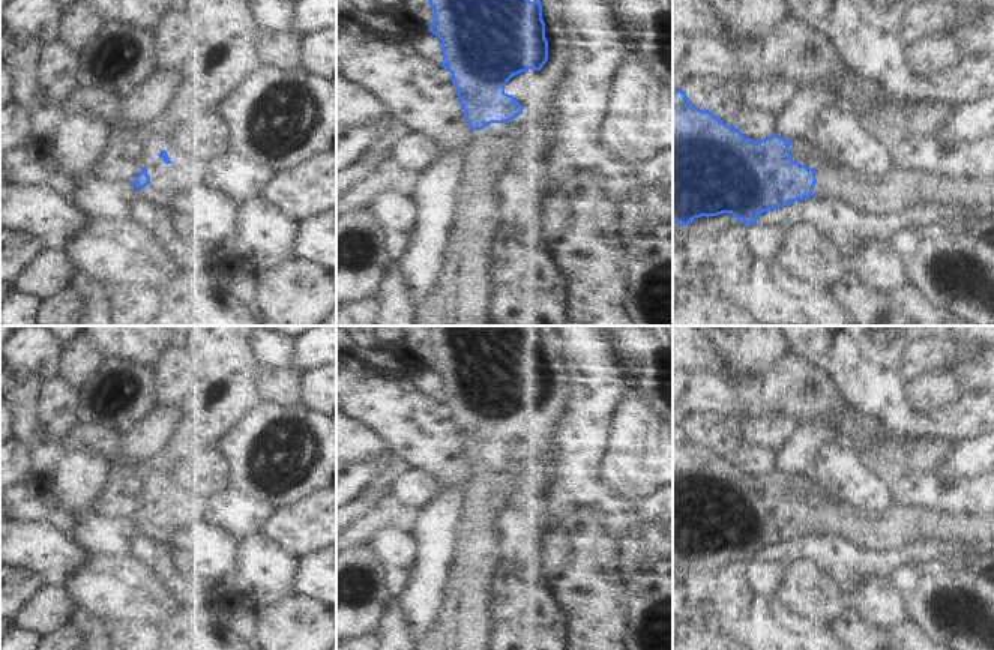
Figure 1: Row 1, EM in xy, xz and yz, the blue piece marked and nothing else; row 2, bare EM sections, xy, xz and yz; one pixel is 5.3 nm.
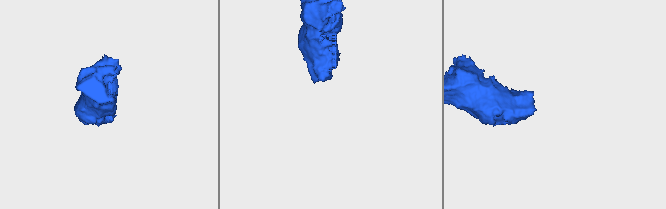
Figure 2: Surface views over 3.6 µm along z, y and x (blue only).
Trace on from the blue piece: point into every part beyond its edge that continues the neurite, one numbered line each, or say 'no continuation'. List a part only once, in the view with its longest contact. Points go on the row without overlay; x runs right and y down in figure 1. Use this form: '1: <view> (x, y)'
1: xz (463, 623)

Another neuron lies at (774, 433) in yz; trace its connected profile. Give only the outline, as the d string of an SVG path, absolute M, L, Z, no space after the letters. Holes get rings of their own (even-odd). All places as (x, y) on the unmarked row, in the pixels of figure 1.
M757 410L751 411L739 423L746 443L769 447L776 453L782 450L799 426L791 419L769 417Z

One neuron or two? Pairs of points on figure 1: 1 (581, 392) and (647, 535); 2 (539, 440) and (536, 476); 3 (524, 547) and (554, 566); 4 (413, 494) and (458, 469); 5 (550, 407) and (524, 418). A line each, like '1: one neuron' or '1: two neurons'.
1: two neurons
2: one neuron
3: two neurons
4: two neurons
5: one neuron

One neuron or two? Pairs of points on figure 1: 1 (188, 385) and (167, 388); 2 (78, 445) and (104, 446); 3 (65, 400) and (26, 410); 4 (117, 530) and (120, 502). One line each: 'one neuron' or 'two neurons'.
1: one neuron
2: one neuron
3: two neurons
4: two neurons

